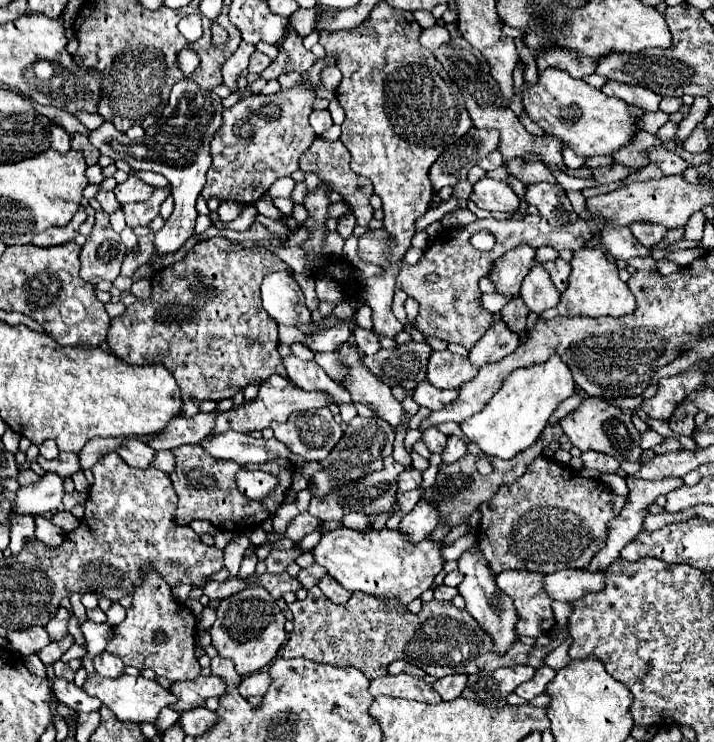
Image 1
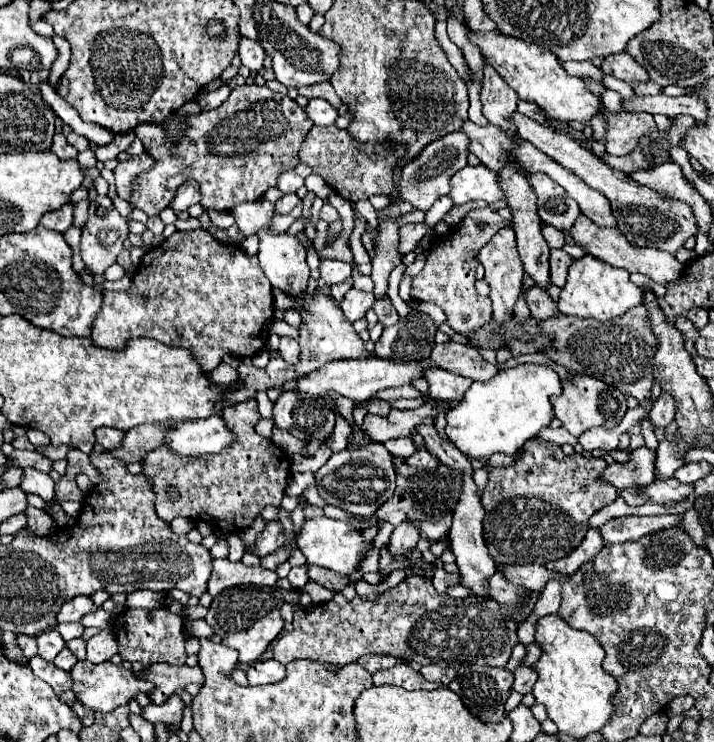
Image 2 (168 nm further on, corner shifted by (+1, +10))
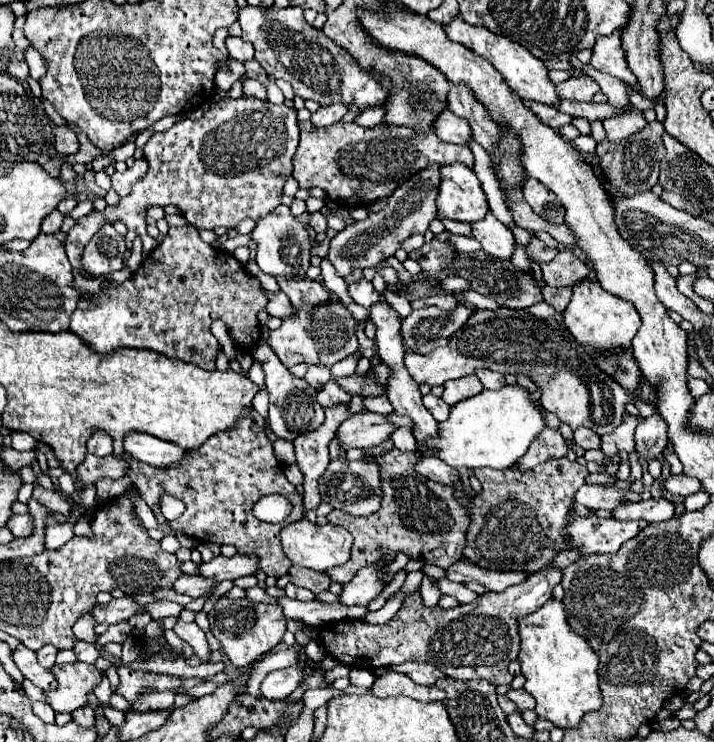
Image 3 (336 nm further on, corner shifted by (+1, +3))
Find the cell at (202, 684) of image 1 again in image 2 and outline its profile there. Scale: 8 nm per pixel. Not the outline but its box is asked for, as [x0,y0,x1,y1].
[134,663,204,705]

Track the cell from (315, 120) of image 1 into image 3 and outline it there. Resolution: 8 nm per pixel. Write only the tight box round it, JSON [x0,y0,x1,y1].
[310,104,348,128]

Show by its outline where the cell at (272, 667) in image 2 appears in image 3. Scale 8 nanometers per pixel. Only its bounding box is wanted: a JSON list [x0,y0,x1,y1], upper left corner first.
[260,666,302,700]

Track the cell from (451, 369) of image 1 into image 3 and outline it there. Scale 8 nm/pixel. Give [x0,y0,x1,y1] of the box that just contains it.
[476,370,506,390]

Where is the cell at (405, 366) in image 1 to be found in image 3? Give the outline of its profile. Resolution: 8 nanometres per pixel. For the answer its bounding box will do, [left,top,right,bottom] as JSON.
[402,304,472,352]

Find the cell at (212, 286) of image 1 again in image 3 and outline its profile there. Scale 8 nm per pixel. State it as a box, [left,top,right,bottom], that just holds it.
[70,226,268,370]

